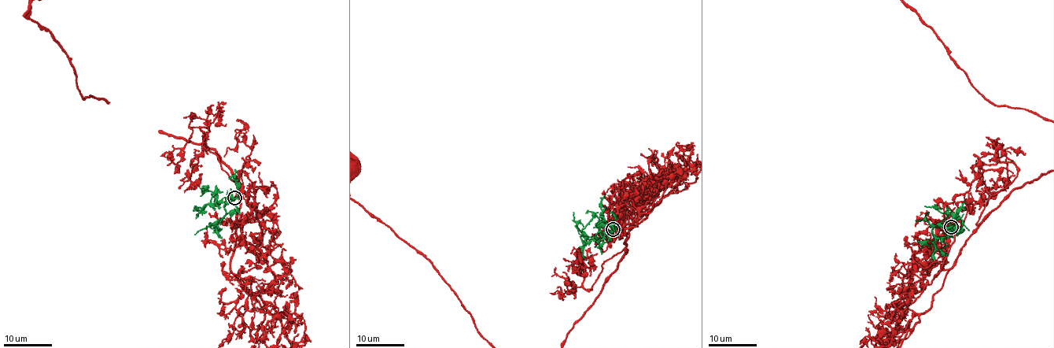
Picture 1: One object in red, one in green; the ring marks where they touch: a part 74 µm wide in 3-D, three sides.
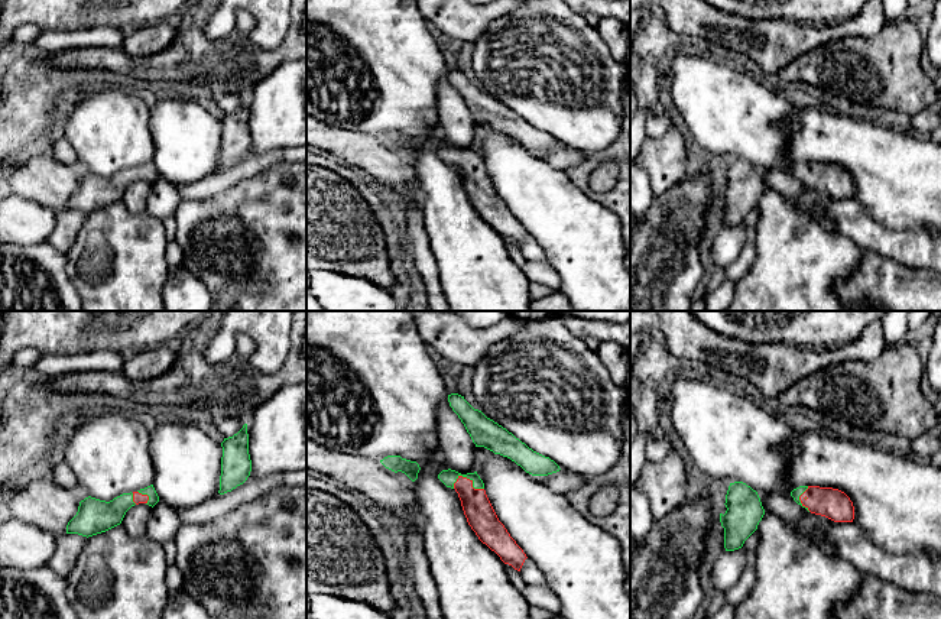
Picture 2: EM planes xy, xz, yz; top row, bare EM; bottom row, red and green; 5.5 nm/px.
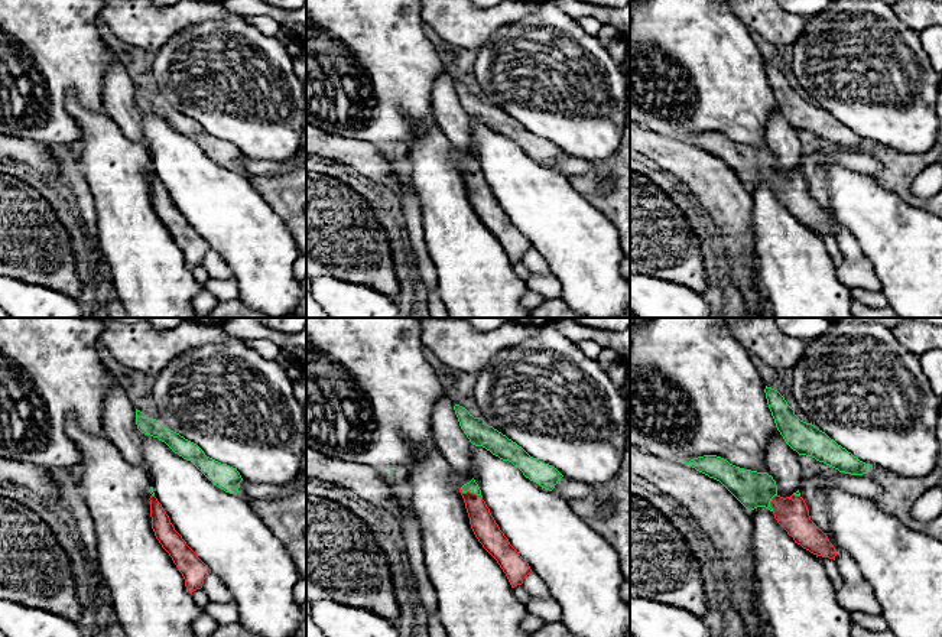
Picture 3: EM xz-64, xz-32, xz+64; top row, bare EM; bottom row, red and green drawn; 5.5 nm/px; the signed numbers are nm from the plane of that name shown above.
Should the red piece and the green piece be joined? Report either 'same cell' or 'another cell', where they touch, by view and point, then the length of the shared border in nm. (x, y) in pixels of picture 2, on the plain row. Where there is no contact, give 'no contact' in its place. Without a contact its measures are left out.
same cell | xz (470, 156) | 180 nm

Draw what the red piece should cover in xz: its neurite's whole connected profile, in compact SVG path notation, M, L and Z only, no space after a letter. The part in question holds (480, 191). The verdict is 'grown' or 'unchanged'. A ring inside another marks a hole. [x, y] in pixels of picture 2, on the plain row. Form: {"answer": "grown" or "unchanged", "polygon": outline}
{"answer": "grown", "polygon": "M448 145L442 146L438 155L458 169L467 198L478 215L494 227L504 240L520 247L528 233L499 197L477 148L461 150Z"}

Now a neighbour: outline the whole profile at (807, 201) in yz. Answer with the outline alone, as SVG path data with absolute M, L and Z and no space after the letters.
M808 188L807 191L802 192L802 195L798 200L789 202L798 213L809 213L815 207L815 201L817 191Z

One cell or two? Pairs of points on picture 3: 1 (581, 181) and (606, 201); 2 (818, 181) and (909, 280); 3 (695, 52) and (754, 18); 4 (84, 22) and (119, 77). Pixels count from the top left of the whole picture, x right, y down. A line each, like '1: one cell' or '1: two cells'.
1: one cell
2: two cells
3: two cells
4: two cells

